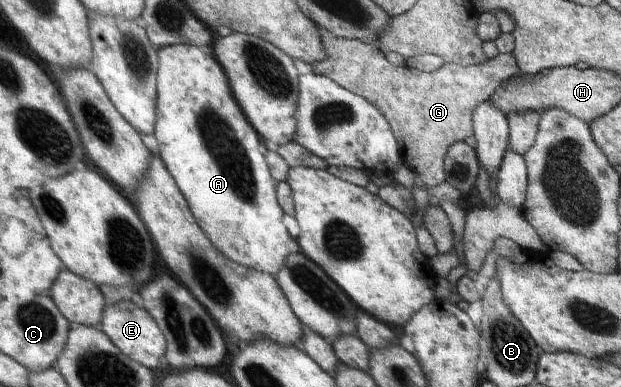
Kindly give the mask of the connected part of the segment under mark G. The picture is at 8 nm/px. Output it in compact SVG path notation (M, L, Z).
M318 25L316 30L327 57L304 67L376 107L390 125L402 163L408 163L426 186L446 182L443 160L448 147L473 135L472 115L476 107L487 101L503 82L520 73L511 54L499 54L474 66L446 62L434 72L422 72L409 66L395 67L374 45L335 37Z

